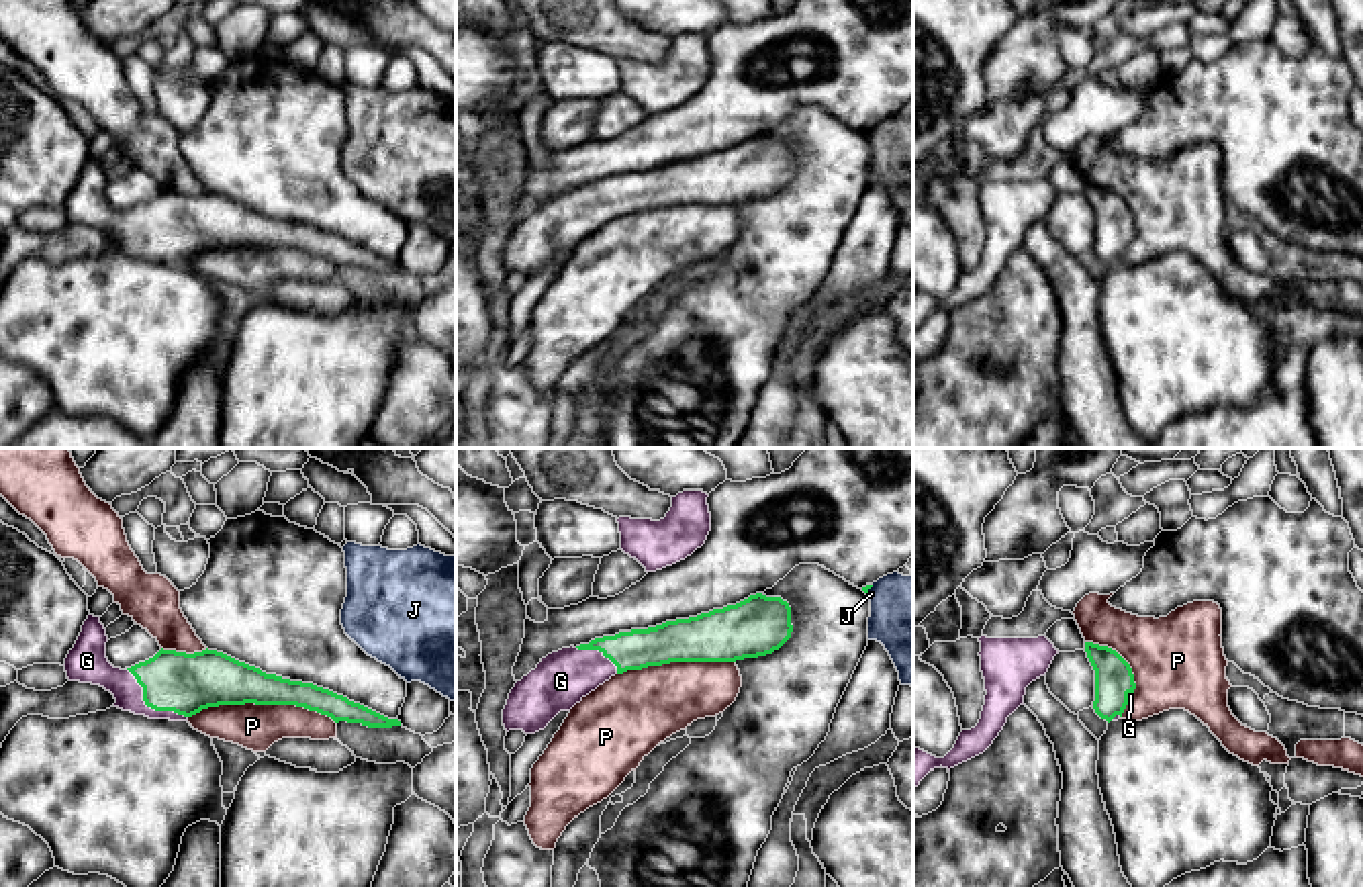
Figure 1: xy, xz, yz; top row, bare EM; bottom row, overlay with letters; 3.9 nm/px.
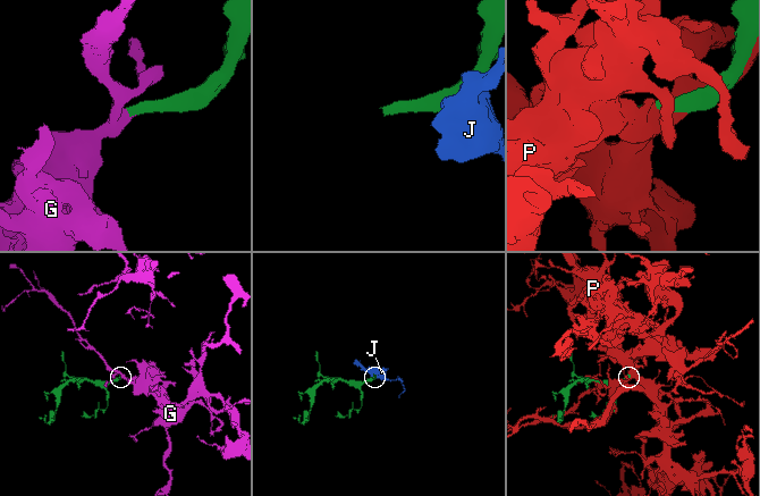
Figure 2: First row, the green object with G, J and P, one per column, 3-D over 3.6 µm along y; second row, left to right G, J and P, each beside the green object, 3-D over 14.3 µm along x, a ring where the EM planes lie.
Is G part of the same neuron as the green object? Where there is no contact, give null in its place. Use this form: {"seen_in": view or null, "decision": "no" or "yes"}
{"seen_in": "xy", "decision": "yes"}

